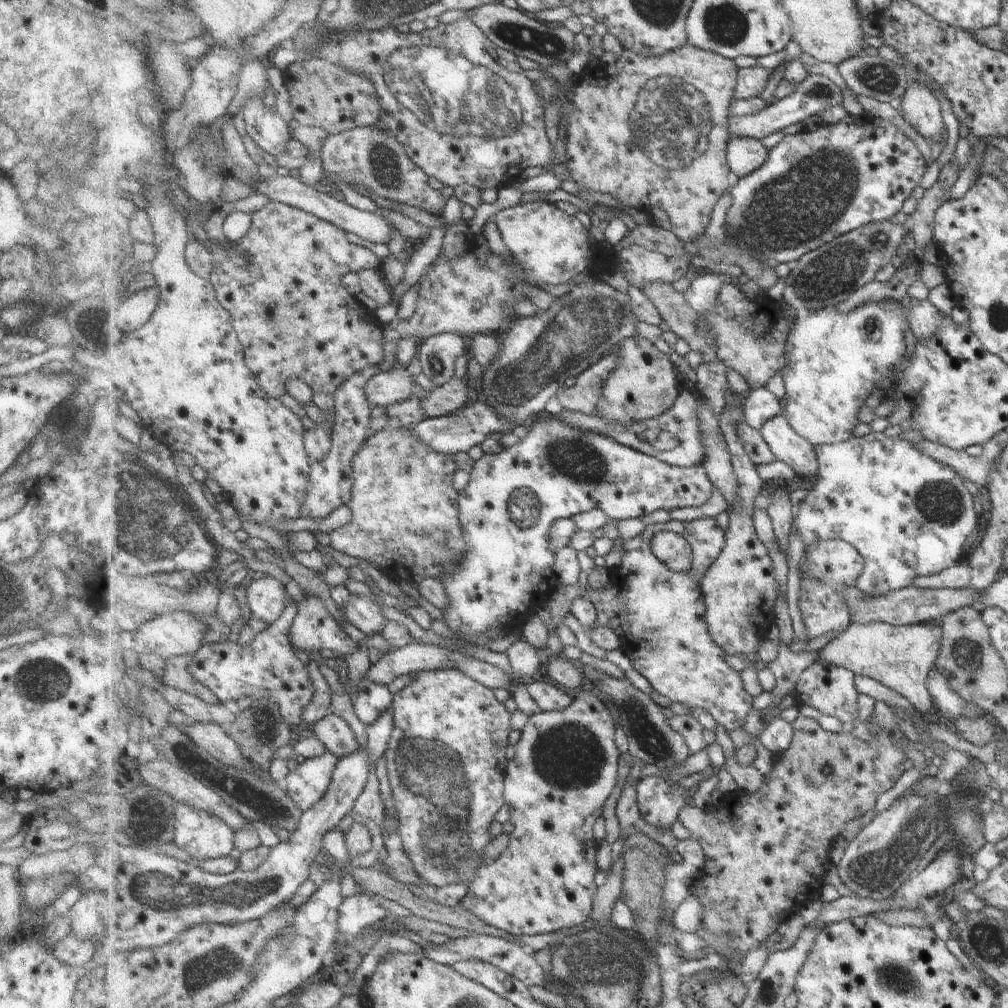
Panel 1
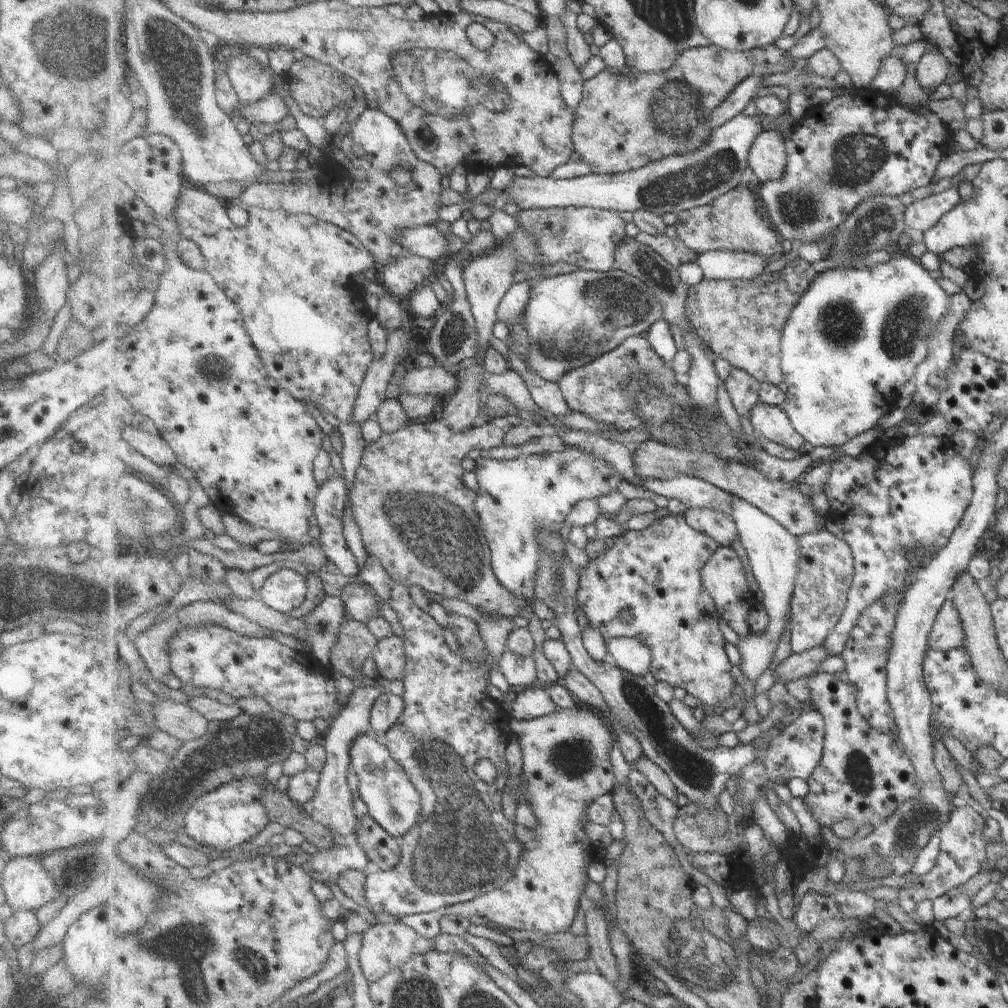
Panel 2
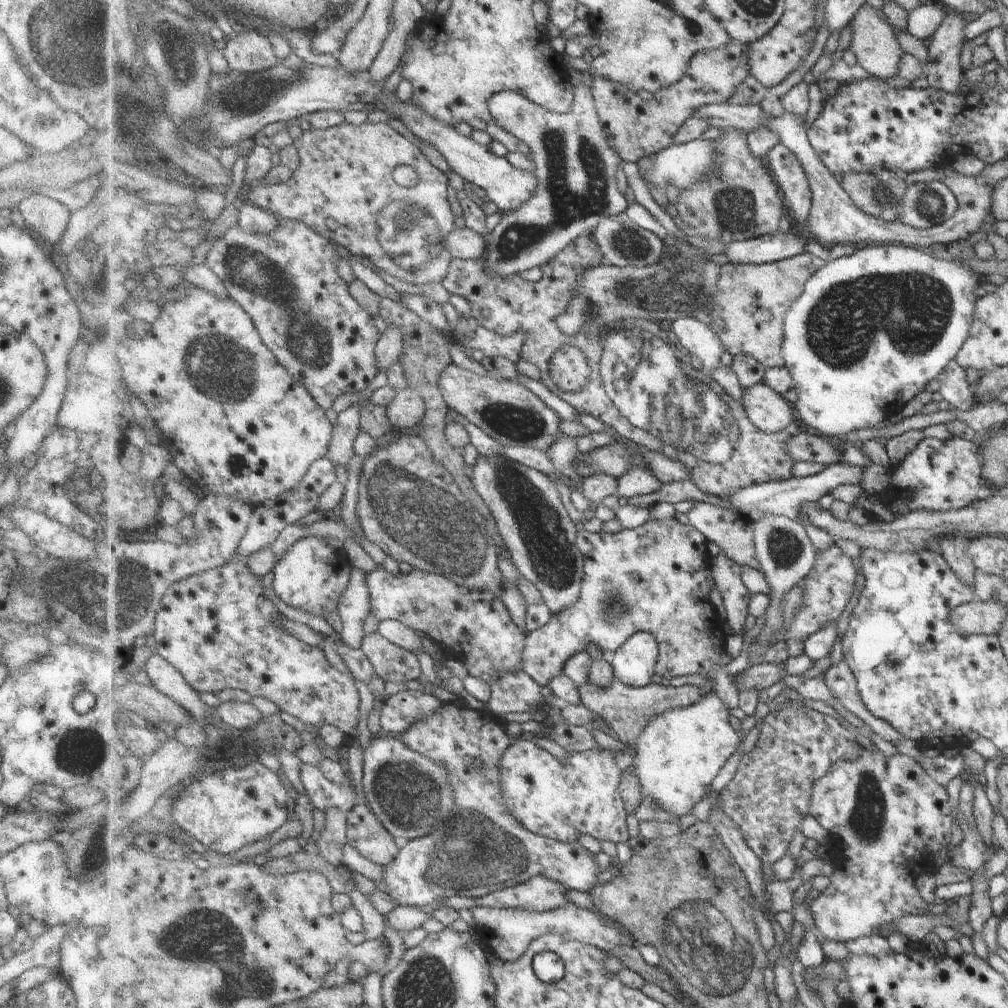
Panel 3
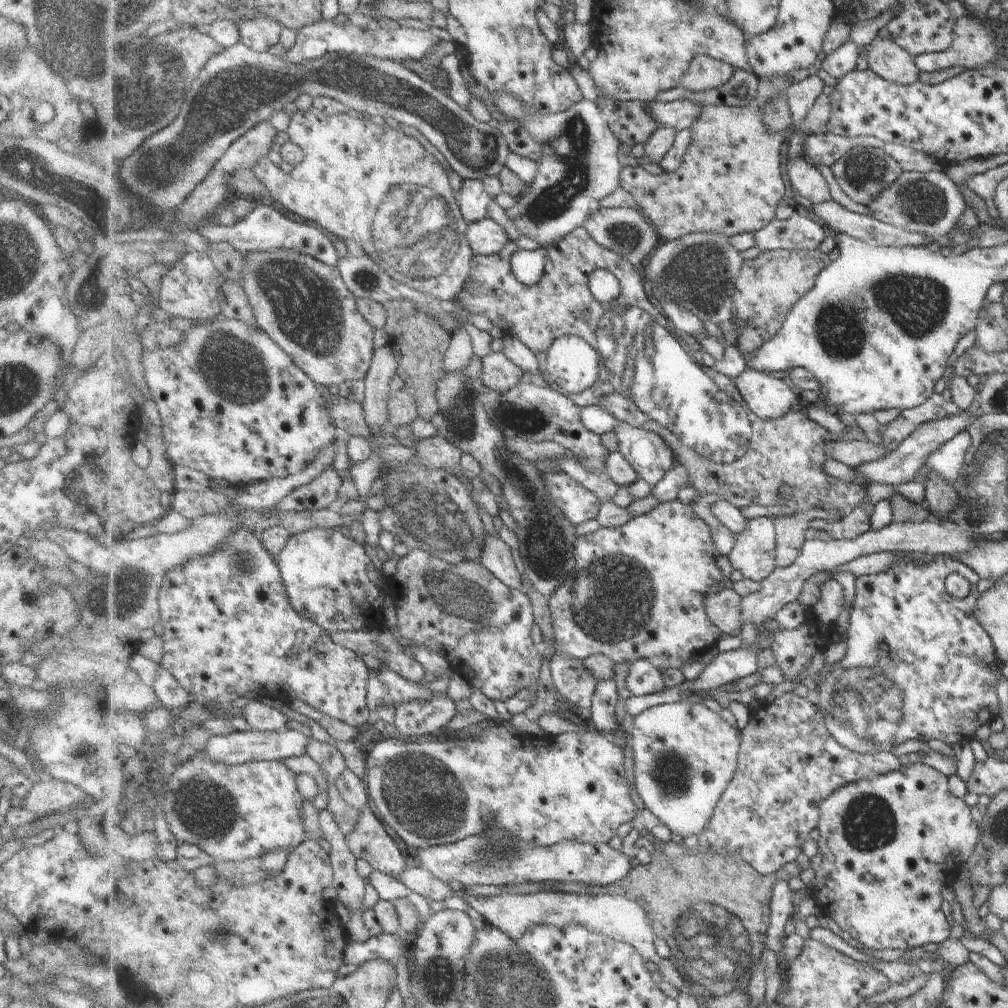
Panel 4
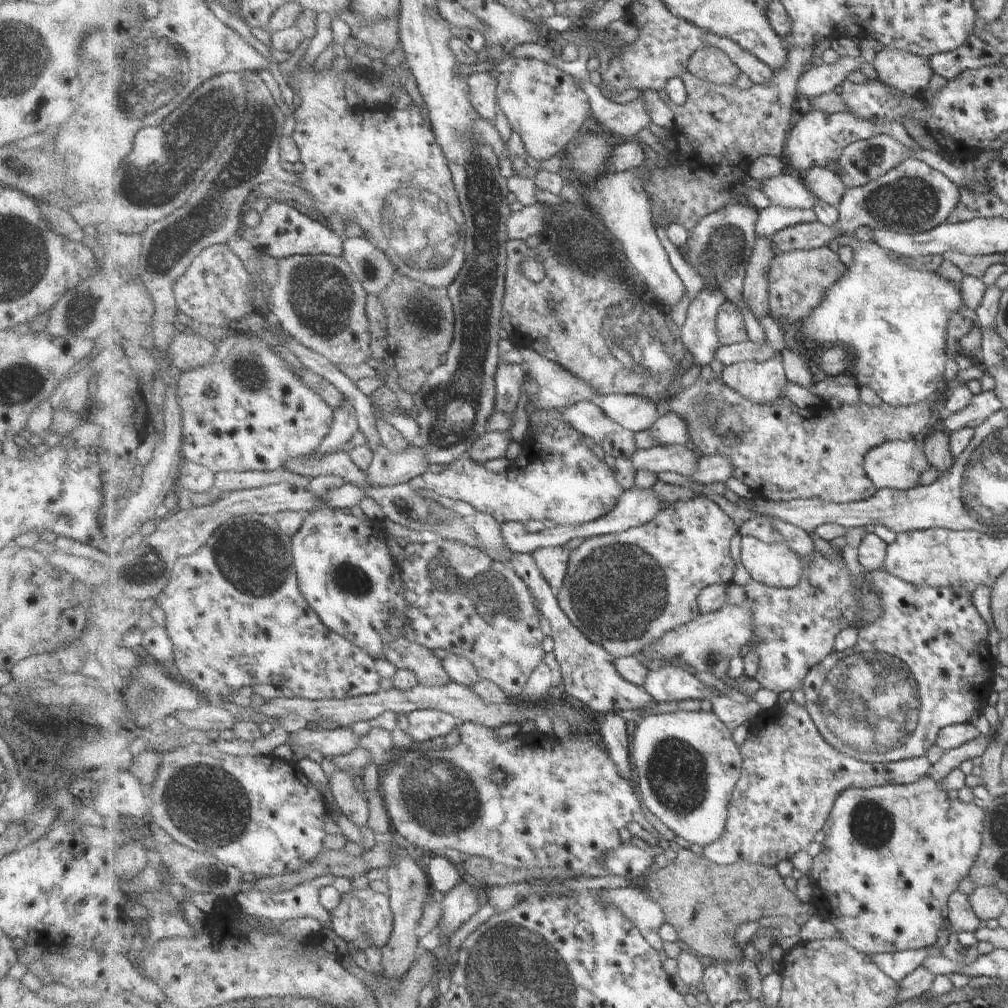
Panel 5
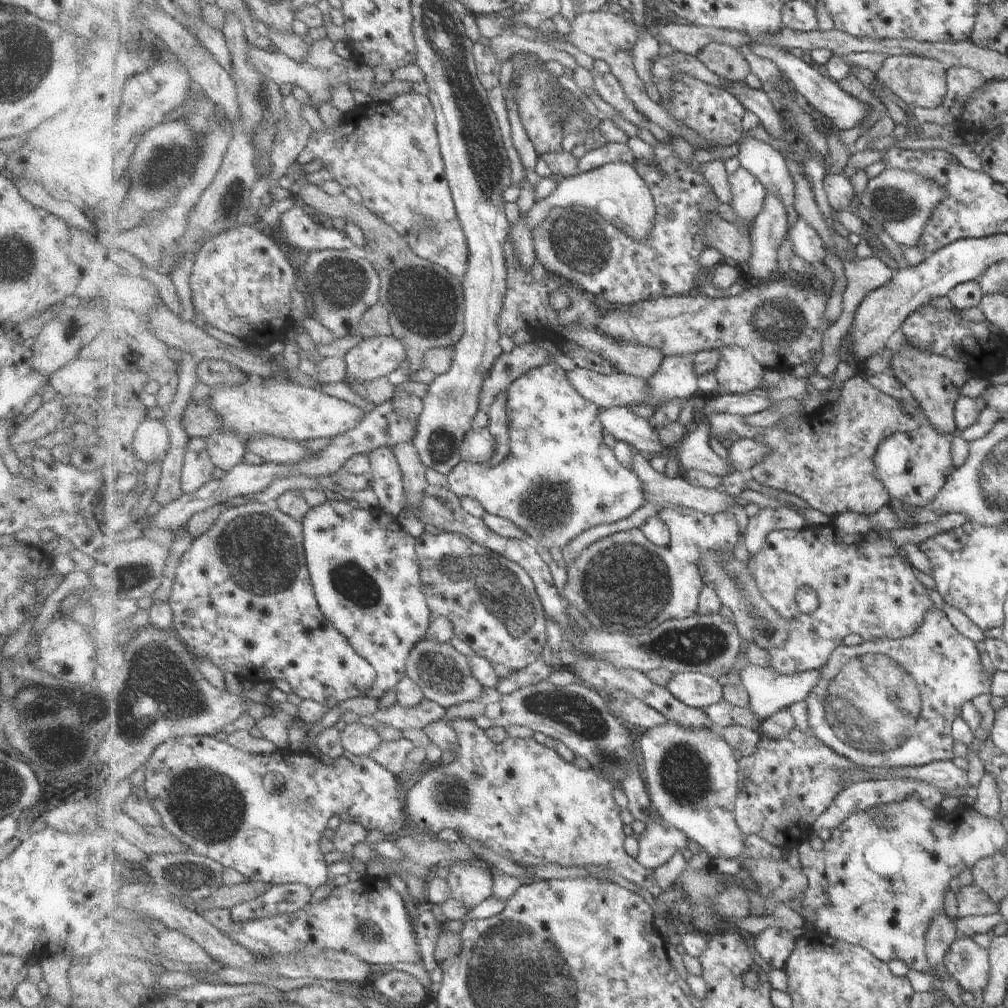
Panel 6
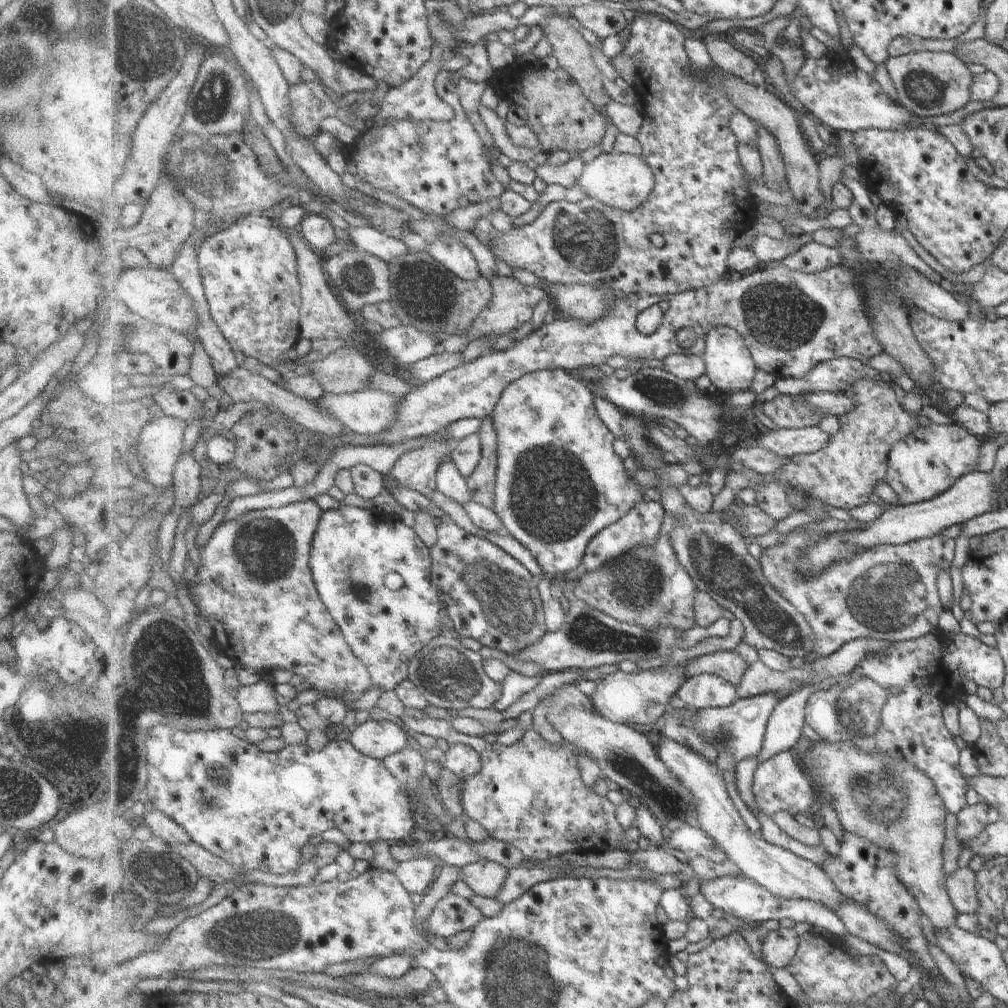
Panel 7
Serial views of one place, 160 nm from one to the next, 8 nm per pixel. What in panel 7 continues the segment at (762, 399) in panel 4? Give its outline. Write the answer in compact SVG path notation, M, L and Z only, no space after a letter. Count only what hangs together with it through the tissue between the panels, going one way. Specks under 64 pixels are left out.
M725 325L713 327L712 332L708 334L703 358L708 368L706 376L710 379L712 388L715 391L724 395L739 390L751 391L758 368L753 360L752 352L749 350L746 340L744 336L741 336L740 332Z

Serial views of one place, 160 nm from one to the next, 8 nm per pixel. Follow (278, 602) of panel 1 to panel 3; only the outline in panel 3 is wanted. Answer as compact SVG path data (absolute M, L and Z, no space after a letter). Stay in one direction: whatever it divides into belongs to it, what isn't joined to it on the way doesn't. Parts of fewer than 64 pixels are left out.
M311 535L299 539L277 563L272 578L273 589L285 604L300 611L321 617L338 614L353 567L342 548L335 549L325 537Z

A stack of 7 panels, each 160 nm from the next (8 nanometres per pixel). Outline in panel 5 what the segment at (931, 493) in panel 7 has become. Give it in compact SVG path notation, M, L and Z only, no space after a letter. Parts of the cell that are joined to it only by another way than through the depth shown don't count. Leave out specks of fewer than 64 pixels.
M915 439L887 441L869 451L865 459L865 470L872 478L878 489L911 490L920 486L919 476L929 468L928 458L924 455L924 448Z

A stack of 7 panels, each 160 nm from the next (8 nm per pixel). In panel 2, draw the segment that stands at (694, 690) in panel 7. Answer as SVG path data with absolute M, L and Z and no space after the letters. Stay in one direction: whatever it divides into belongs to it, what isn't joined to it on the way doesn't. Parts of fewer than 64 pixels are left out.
M617 637L607 642L610 660L621 670L643 678L651 672L653 657L647 643L633 637Z

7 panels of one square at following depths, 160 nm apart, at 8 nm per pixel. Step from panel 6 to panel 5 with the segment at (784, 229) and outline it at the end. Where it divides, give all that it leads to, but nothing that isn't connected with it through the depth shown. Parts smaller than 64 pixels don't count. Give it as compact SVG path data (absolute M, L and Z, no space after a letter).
M756 237L754 251L746 268L744 298L751 308L755 319L761 315L770 315L770 266L776 257L773 252L773 240L767 237Z

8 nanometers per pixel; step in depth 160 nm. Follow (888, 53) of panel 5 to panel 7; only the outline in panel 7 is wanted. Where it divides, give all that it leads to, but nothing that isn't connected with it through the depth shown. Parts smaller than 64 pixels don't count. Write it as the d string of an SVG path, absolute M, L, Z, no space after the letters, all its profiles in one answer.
M919 51L896 57L889 56L886 65L897 87L897 101L906 111L918 117L949 114L963 108L970 98L969 87L973 73L952 52Z

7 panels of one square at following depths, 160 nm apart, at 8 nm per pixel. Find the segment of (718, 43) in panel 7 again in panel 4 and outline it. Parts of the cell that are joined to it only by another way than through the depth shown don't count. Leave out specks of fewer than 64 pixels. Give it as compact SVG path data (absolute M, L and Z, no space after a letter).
M699 55L692 60L680 84L681 87L693 92L716 89L726 85L735 71L732 64L709 55Z

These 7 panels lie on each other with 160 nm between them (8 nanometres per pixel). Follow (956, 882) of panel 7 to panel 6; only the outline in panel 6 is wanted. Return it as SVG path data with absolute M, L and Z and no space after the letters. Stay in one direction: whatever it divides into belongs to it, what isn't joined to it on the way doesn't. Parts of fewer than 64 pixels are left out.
M961 884L954 896L957 902L957 918L987 916L993 912L998 912L998 904L989 900L987 894L973 884Z

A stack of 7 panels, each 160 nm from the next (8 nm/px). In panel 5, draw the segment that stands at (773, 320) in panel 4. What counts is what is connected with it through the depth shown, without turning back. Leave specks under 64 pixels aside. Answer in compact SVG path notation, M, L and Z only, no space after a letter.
M828 246L777 255L772 260L768 276L771 318L779 327L798 326L825 300L827 291L847 274L848 266L843 264L836 252Z

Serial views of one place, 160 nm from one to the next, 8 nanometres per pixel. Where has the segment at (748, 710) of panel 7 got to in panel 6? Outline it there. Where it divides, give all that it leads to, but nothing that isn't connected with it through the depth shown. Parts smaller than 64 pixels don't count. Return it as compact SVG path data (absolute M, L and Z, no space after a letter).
M751 664L751 666L742 670L740 677L741 683L749 694L749 706L747 708L762 724L764 720L771 718L776 712L809 698L812 690L822 679L822 672L821 669L811 669L794 675L782 675L773 668L763 668Z

